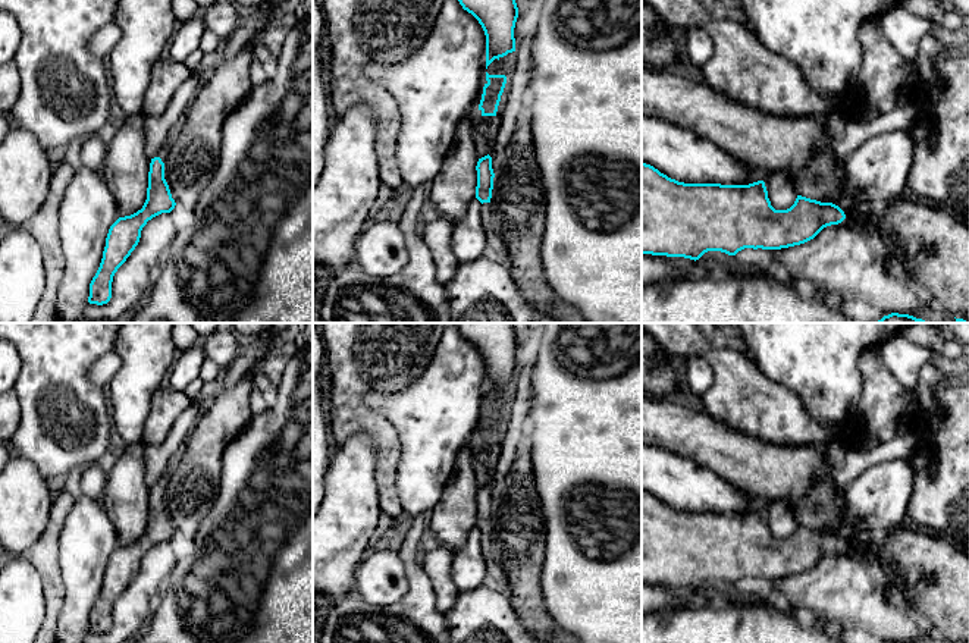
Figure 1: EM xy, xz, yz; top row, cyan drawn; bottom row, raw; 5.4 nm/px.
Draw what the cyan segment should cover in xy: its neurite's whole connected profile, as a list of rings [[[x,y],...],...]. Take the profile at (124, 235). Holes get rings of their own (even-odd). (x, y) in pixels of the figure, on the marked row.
[[[170,139],[150,160],[147,200],[142,208],[131,216],[119,217],[110,226],[100,267],[90,283],[90,304],[103,305],[110,301],[113,276],[138,245],[142,228],[153,217],[175,208],[176,203],[164,179],[169,148]]]

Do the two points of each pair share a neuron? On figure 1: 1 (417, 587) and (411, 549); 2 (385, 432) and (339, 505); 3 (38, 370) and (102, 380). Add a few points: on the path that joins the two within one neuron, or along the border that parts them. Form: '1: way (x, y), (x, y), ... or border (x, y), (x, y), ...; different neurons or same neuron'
1: way (417, 579), (411, 558); same neuron
2: border (351, 435), (364, 433), (370, 439), (378, 483); different neurons
3: border (109, 350), (88, 370), (88, 378), (103, 389); different neurons

